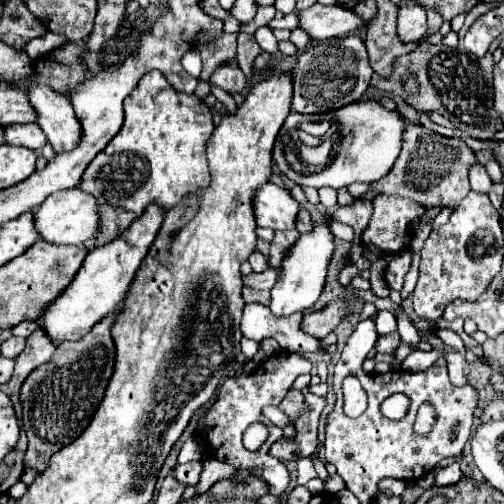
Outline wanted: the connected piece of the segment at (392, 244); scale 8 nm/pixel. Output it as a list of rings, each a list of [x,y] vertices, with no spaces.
[[[376,196],[372,200],[374,216],[370,226],[362,234],[364,244],[378,246],[384,254],[396,254],[398,250],[408,248],[412,220],[418,220],[424,210],[418,202],[398,196]]]

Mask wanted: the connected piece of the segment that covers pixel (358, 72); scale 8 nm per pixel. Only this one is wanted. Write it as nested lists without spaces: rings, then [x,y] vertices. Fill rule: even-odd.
[[[348,36],[344,40],[318,42],[304,54],[300,54],[294,68],[294,98],[292,108],[302,114],[320,114],[338,110],[350,102],[360,100],[366,92],[374,70],[368,64],[368,54],[364,42],[358,36]]]

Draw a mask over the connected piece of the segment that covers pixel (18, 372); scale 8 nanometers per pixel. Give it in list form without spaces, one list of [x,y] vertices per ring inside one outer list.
[[[38,328],[36,332],[32,332],[28,336],[28,342],[26,342],[26,350],[16,358],[16,368],[14,368],[14,374],[10,378],[8,384],[4,384],[4,392],[10,396],[10,400],[14,402],[14,408],[16,410],[22,410],[22,404],[20,404],[20,388],[26,380],[26,376],[40,364],[48,362],[52,358],[56,350],[56,344],[52,342],[52,338],[48,336],[48,332],[44,328]]]

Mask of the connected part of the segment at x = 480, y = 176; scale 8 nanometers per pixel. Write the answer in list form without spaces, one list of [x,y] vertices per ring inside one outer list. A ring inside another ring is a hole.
[[[482,164],[474,166],[474,170],[470,170],[470,184],[472,184],[472,190],[474,192],[480,192],[480,194],[488,194],[490,188],[492,188],[492,178],[488,176],[486,168]]]

